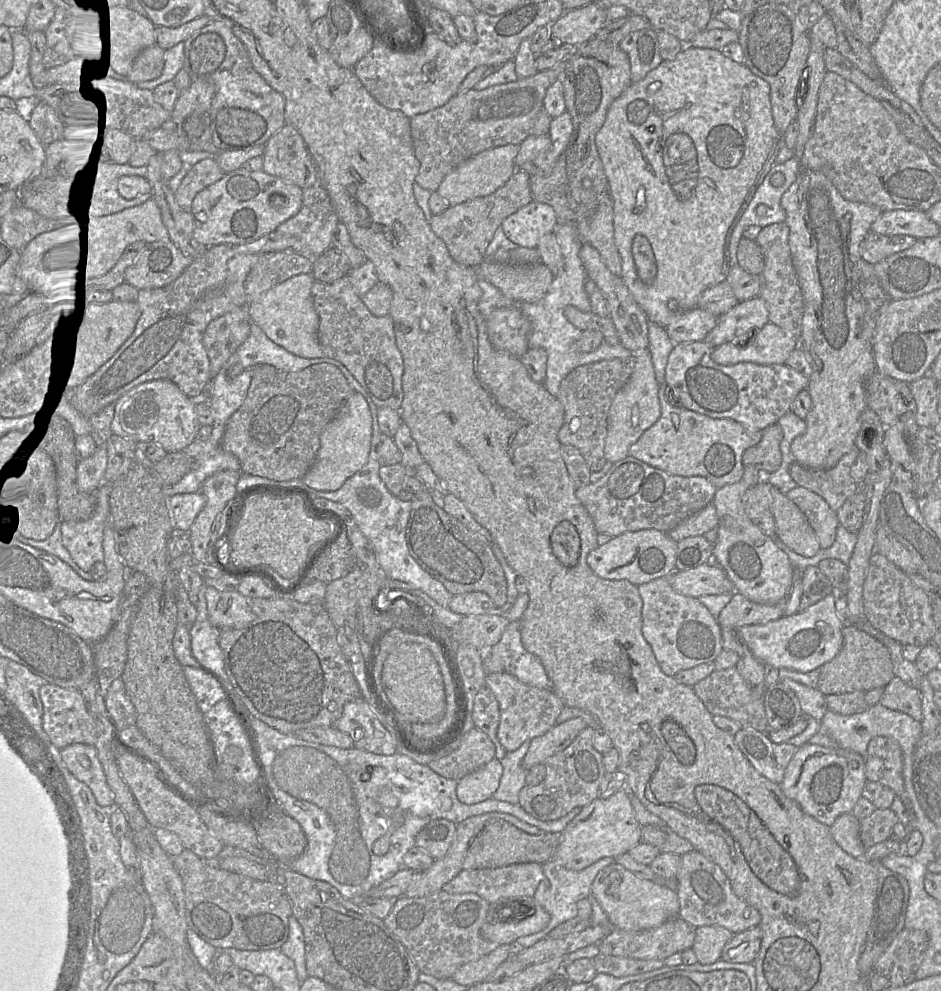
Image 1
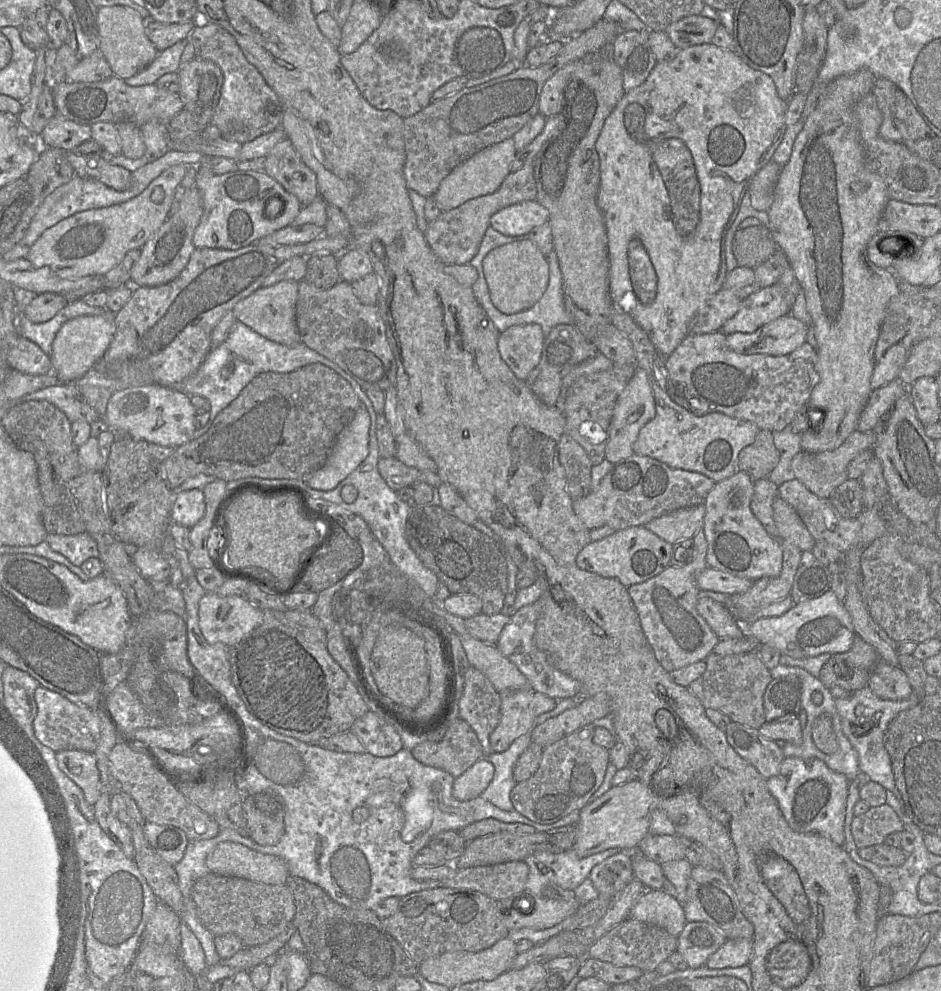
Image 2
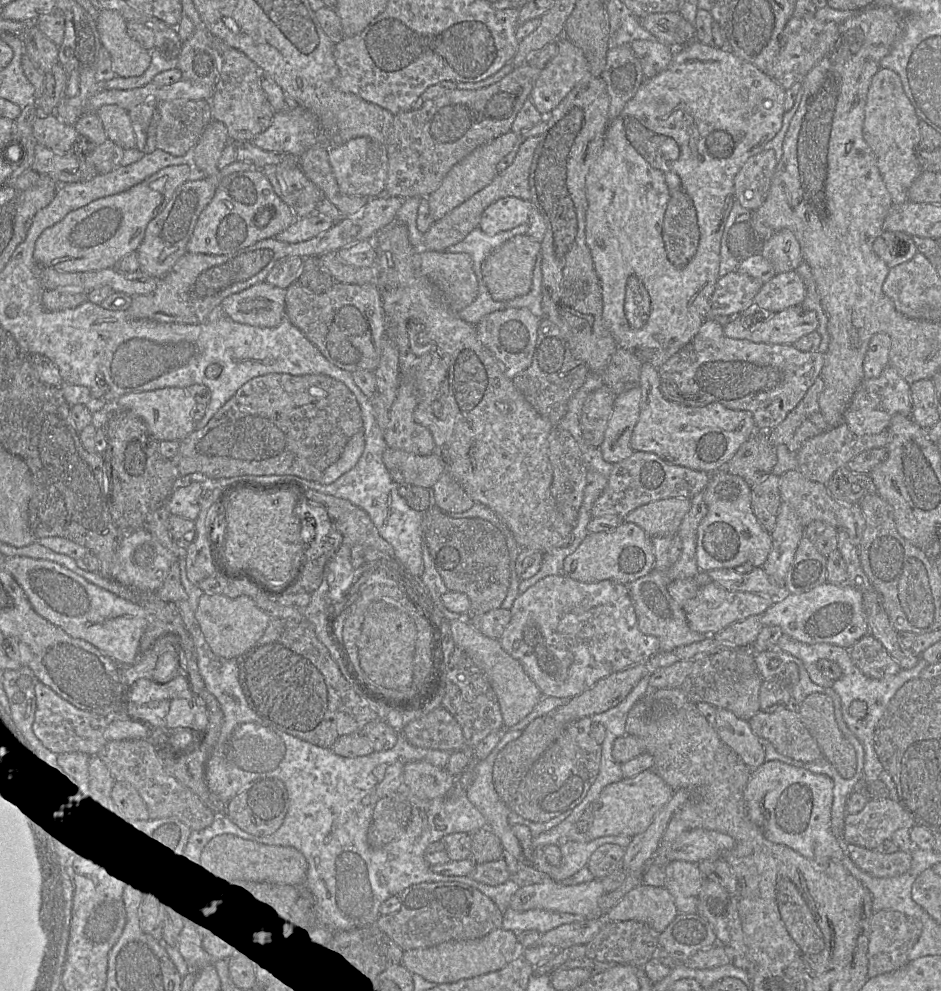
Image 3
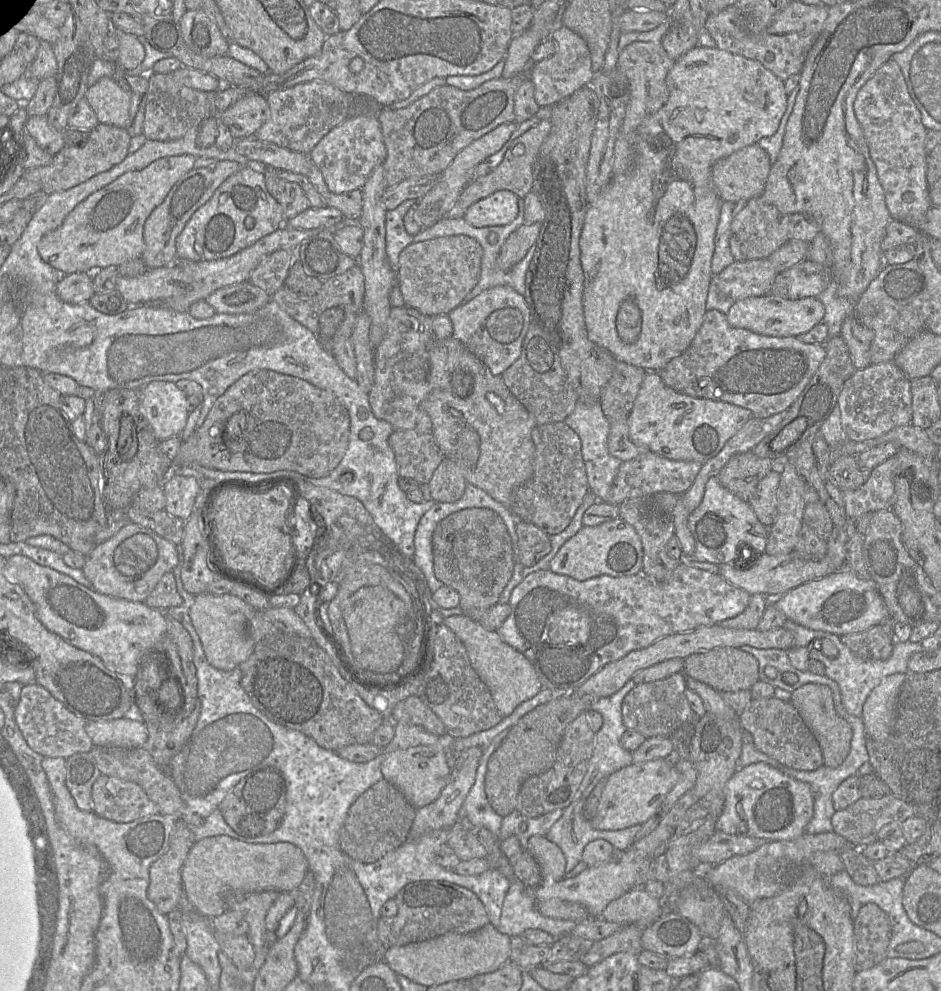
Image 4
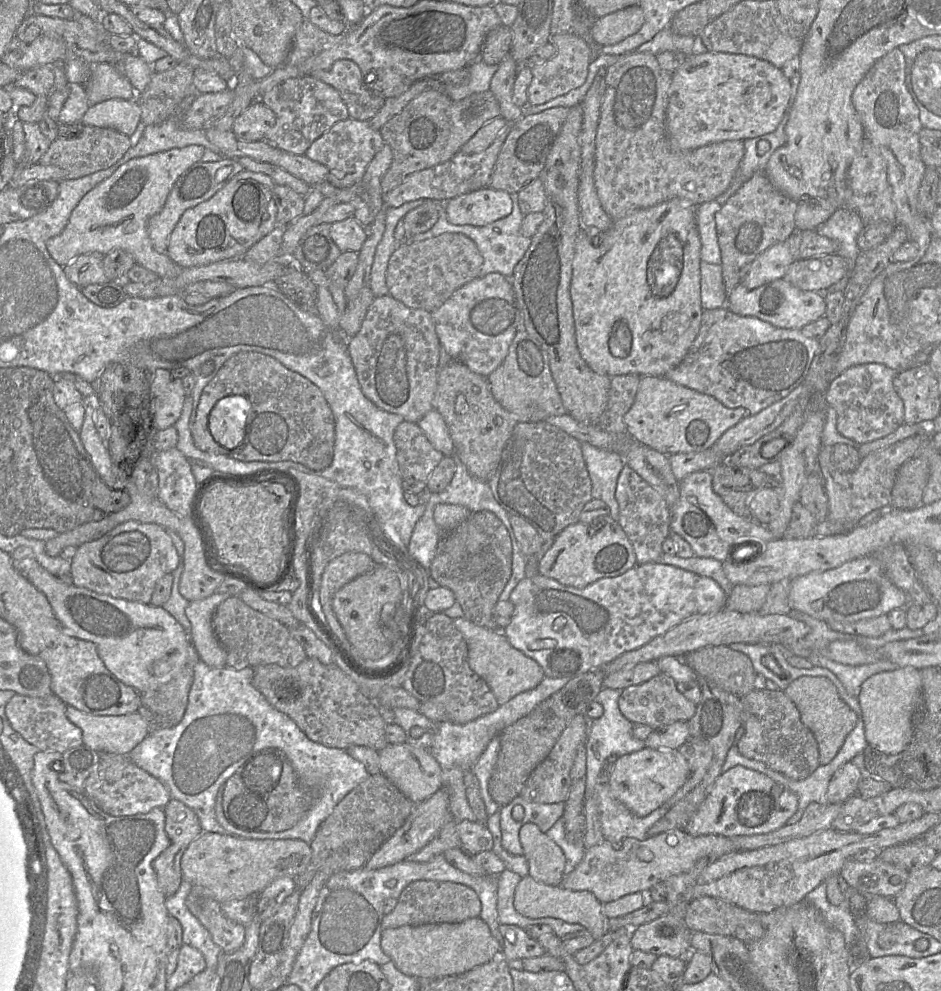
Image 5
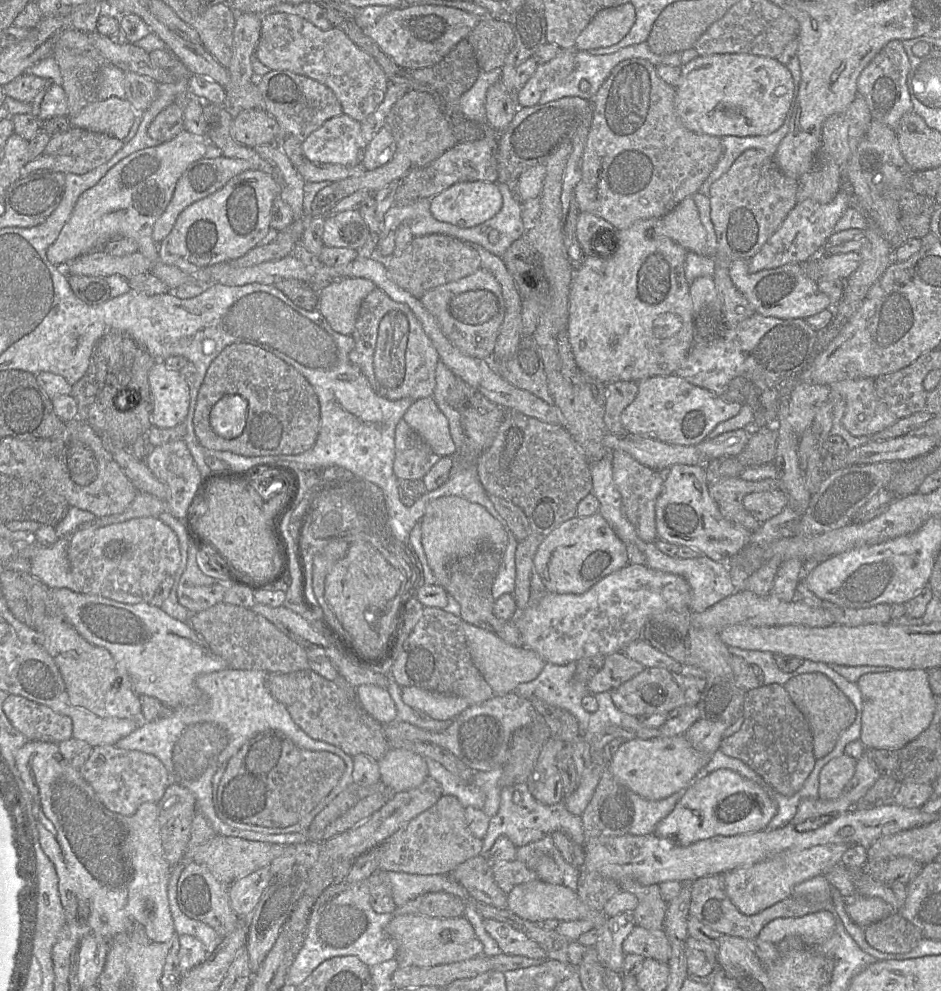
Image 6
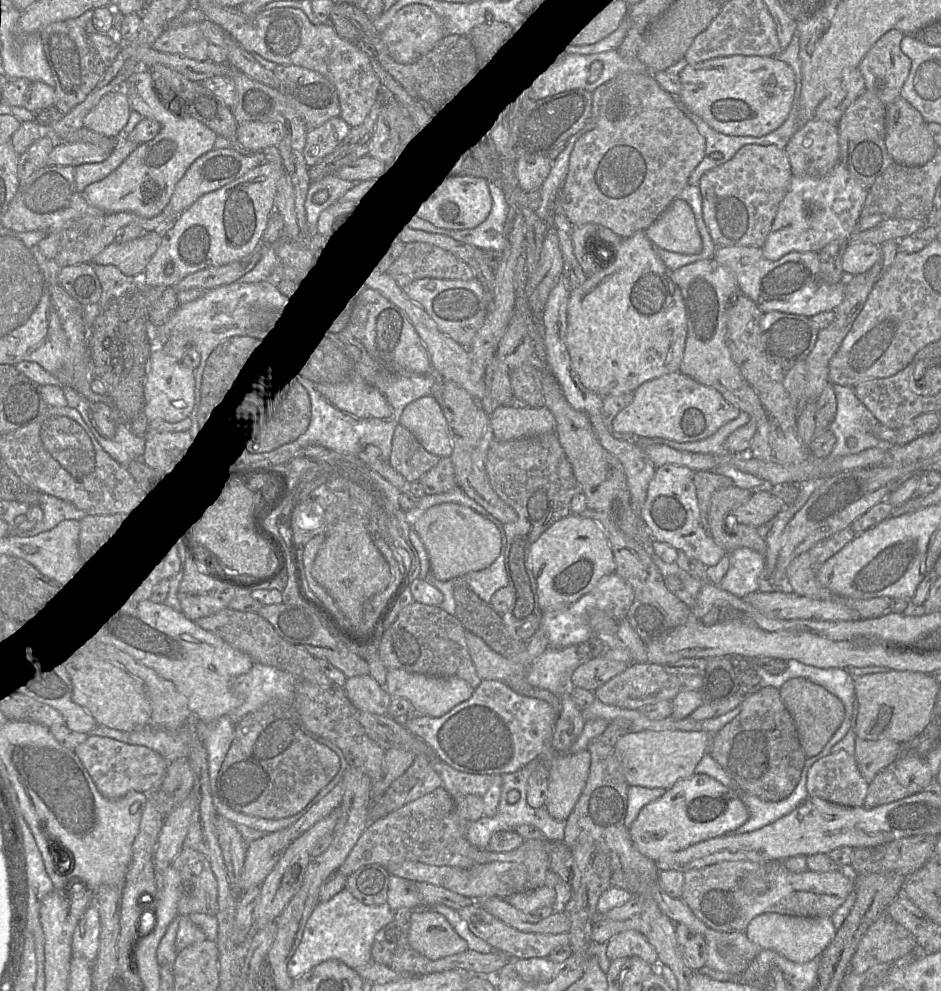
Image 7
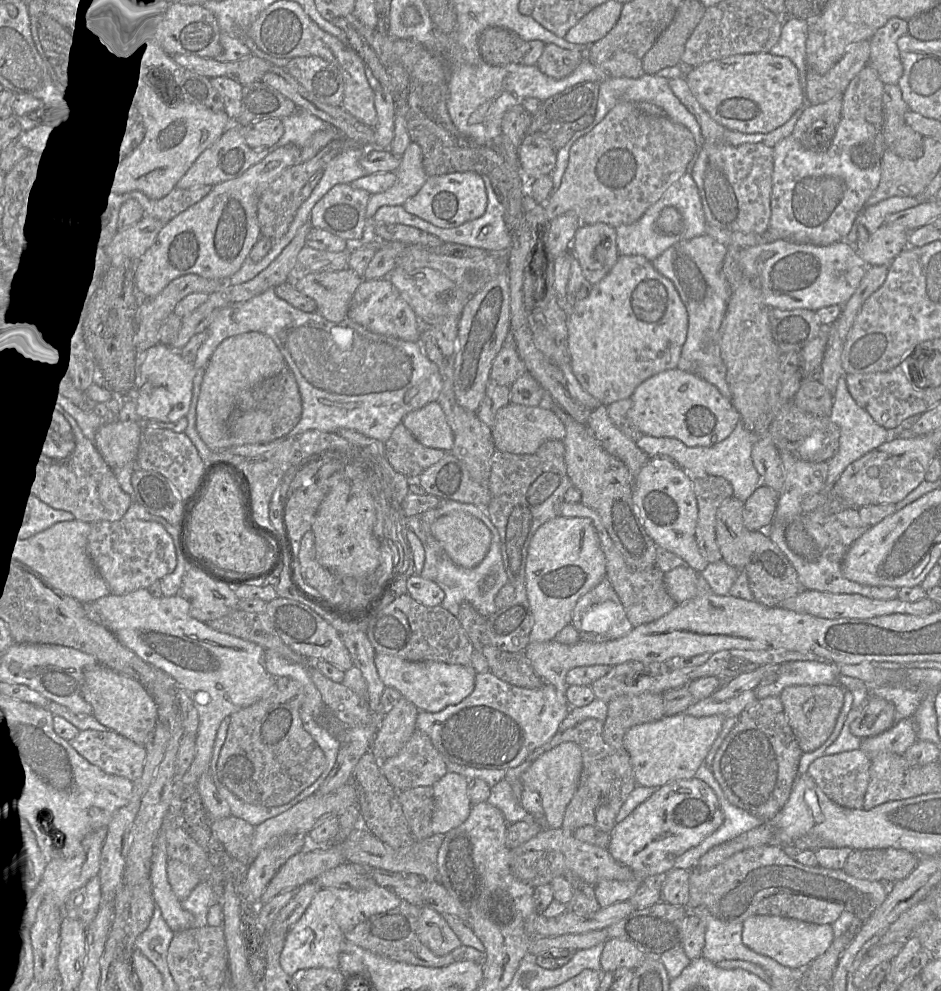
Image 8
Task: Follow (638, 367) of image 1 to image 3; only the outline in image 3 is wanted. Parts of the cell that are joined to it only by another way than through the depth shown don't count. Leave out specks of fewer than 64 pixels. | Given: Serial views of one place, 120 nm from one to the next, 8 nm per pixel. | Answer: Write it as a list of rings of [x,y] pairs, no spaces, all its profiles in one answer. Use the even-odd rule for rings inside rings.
[[[635,386],[617,395],[600,446],[604,460],[611,464],[629,458],[633,453],[630,439],[640,415],[641,388]]]

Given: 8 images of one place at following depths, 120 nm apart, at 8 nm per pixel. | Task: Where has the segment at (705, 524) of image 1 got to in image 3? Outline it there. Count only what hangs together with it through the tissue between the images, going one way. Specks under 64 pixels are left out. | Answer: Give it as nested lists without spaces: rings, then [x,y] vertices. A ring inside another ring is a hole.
[[[686,498],[658,500],[635,509],[624,521],[634,523],[651,537],[677,535],[690,505]]]

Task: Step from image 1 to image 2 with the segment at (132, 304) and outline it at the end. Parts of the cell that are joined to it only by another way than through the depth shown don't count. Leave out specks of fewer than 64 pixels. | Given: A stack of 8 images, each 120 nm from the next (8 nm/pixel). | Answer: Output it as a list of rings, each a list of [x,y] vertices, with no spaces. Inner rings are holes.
[[[115,314],[83,315],[67,321],[57,333],[52,348],[52,367],[60,383],[73,383],[103,359],[116,332]]]

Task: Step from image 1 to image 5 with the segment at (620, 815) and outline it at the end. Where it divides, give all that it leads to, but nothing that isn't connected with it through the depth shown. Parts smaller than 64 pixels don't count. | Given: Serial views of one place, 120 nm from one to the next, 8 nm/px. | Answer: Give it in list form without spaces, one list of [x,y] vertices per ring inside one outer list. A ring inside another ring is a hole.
[[[643,749],[618,757],[609,779],[614,798],[633,814],[644,817],[665,804],[684,784],[688,765],[678,751]]]

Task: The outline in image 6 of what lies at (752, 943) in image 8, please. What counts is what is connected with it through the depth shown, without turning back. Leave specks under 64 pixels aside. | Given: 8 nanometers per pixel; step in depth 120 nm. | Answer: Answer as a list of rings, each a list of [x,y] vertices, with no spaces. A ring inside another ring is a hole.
[[[823,910],[802,917],[774,919],[764,926],[758,938],[777,945],[787,937],[797,937],[802,946],[815,948],[832,936],[835,925],[835,916]]]

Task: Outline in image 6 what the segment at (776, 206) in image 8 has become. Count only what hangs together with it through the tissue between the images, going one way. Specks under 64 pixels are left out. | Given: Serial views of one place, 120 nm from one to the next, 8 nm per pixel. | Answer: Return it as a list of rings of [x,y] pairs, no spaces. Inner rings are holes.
[[[841,187],[832,201],[826,204],[812,200],[797,202],[780,227],[766,241],[748,264],[750,273],[773,269],[790,263],[803,263],[821,253],[834,227],[844,212],[852,204],[851,191]]]

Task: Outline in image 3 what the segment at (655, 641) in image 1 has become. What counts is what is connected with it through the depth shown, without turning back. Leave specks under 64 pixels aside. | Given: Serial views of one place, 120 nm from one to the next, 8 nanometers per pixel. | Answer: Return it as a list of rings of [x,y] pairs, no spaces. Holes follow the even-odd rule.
[[[704,490],[695,495],[690,502],[690,509],[683,518],[677,532],[683,542],[680,559],[665,570],[652,570],[646,576],[627,584],[629,595],[635,608],[639,630],[644,634],[657,637],[660,641],[660,651],[663,652],[698,642],[708,636],[690,629],[682,606],[671,597],[668,590],[669,584],[673,581],[692,578],[699,572],[703,572],[697,564],[696,545],[697,528],[707,514]]]

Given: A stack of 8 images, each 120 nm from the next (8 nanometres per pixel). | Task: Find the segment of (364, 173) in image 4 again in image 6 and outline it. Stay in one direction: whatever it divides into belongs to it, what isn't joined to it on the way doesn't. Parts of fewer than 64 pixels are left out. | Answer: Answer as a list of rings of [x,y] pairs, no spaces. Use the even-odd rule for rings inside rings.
[[[346,114],[327,120],[302,142],[302,152],[313,163],[361,164],[361,122]]]

